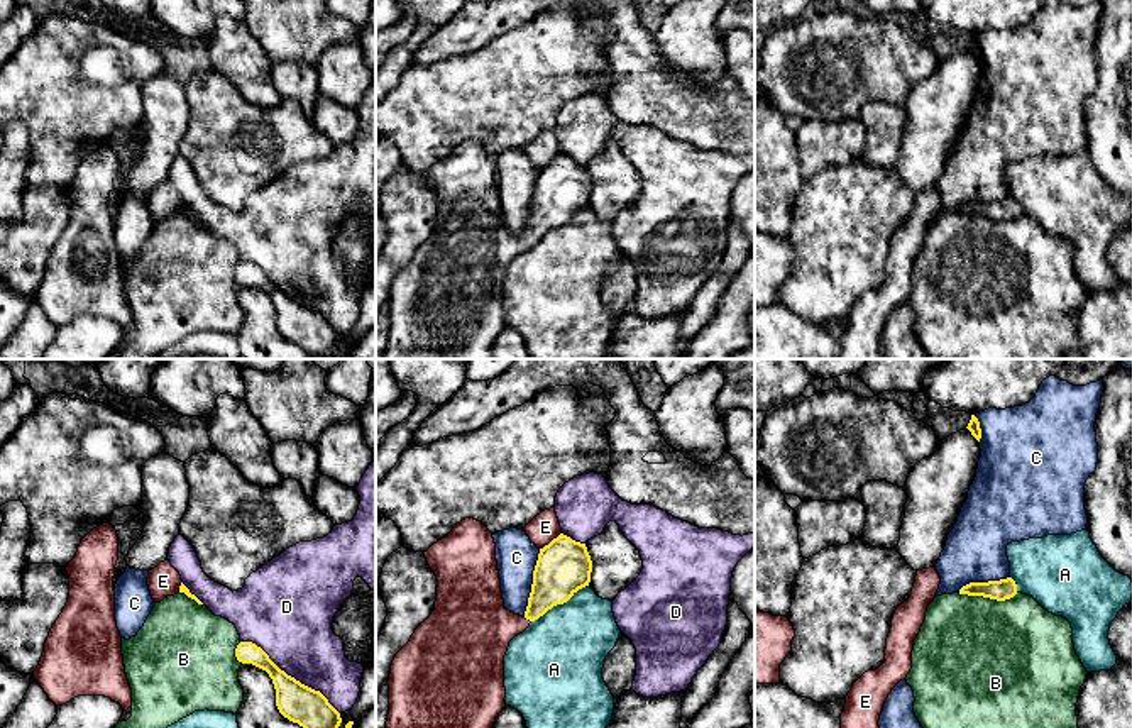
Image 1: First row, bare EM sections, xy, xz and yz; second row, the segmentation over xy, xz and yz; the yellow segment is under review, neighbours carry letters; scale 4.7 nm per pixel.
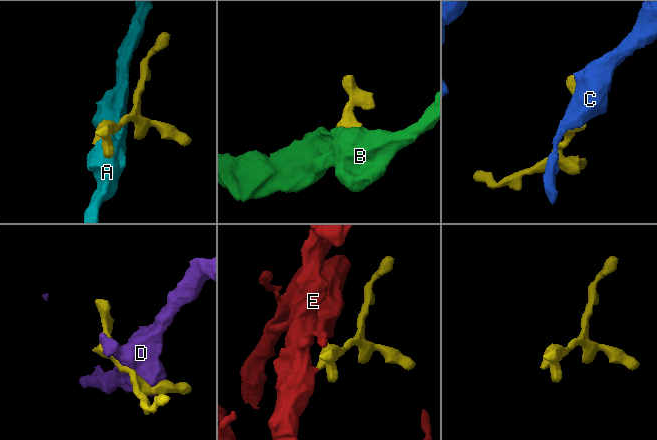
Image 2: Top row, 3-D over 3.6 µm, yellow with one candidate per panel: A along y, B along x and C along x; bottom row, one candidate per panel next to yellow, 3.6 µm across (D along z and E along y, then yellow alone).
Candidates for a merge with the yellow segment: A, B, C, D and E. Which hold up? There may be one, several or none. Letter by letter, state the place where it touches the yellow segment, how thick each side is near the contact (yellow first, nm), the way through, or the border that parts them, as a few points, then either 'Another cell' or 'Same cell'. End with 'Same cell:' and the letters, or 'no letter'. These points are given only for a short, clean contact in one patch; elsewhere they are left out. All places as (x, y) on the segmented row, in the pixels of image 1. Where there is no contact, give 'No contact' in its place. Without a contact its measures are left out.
A: Touches yellow at xz (559, 603). Thickness 260 nm (yellow) against 420 nm. Another cell
B: Touches yellow at yz (989, 596). Thickness 100 nm (yellow) against 480 nm. Another cell
C: Touches yellow at xz (533, 583). Thickness 260 nm (yellow) against 190 nm. Another cell
D: Touches yellow at xy (290, 676). Thickness 180 nm (yellow) against 380 nm. Another cell
E: Touches yellow at xz (552, 540). Thickness 260 nm (yellow) against 140 nm. Same cell
Same cell: E

